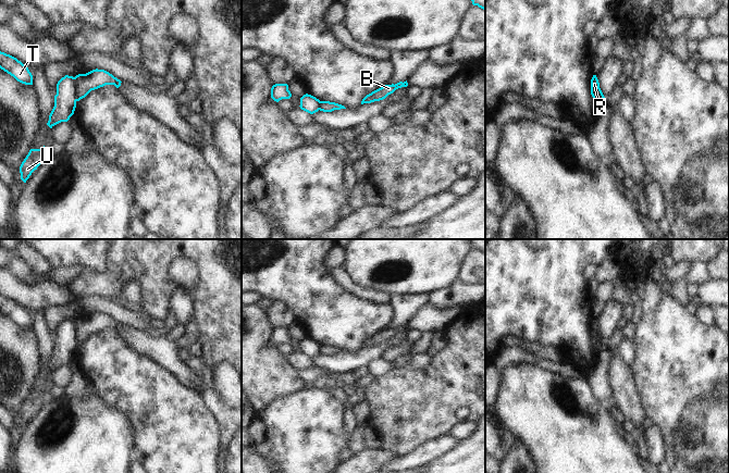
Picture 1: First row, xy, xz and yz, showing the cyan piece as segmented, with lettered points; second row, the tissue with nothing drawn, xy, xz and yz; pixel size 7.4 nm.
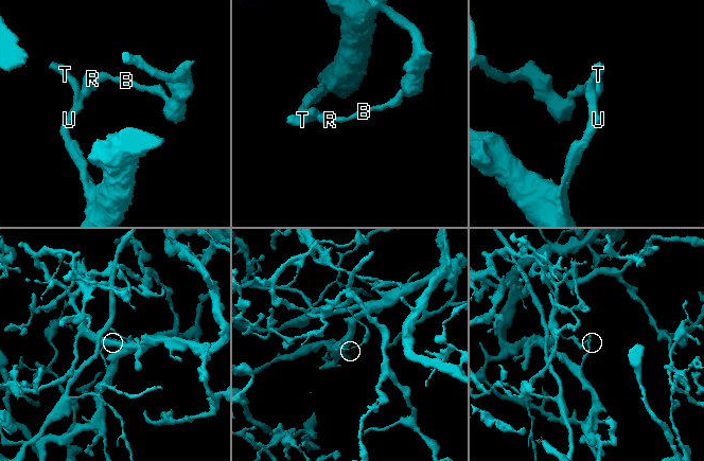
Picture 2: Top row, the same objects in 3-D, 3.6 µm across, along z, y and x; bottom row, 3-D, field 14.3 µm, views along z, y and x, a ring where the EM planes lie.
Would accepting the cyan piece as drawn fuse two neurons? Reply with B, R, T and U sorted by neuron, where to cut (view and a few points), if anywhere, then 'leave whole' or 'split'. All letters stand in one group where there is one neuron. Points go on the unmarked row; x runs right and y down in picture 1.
B R / T U | xy (73, 321), (74, 340), (76, 344) | split

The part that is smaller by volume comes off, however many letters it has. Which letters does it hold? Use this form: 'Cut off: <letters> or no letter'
Cut off: B, R

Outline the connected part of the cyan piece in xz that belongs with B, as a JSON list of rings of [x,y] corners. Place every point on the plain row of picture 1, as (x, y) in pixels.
[[[399,325],[397,327],[392,327],[392,328],[385,328],[374,335],[372,335],[371,337],[367,338],[362,345],[361,348],[363,347],[371,347],[374,345],[380,345],[385,343],[388,338],[393,337],[396,333],[401,332],[401,331],[407,331],[408,326],[406,325]]]

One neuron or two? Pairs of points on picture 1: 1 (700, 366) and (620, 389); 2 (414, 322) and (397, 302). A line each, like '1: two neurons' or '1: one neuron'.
1: two neurons
2: two neurons

